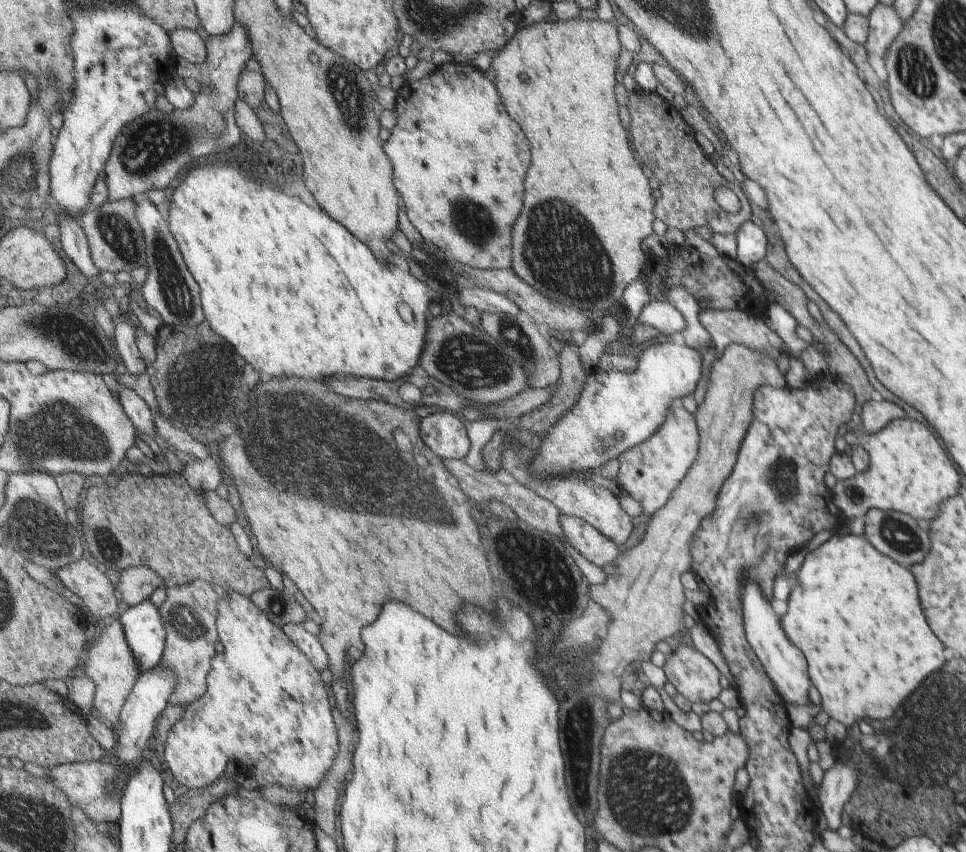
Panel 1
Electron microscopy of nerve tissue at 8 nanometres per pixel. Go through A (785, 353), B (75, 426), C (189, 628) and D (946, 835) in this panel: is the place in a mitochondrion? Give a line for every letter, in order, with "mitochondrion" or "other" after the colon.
A: other
B: mitochondrion
C: mitochondrion
D: other

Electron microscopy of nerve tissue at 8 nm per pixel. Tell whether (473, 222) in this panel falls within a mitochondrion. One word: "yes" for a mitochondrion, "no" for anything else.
yes

